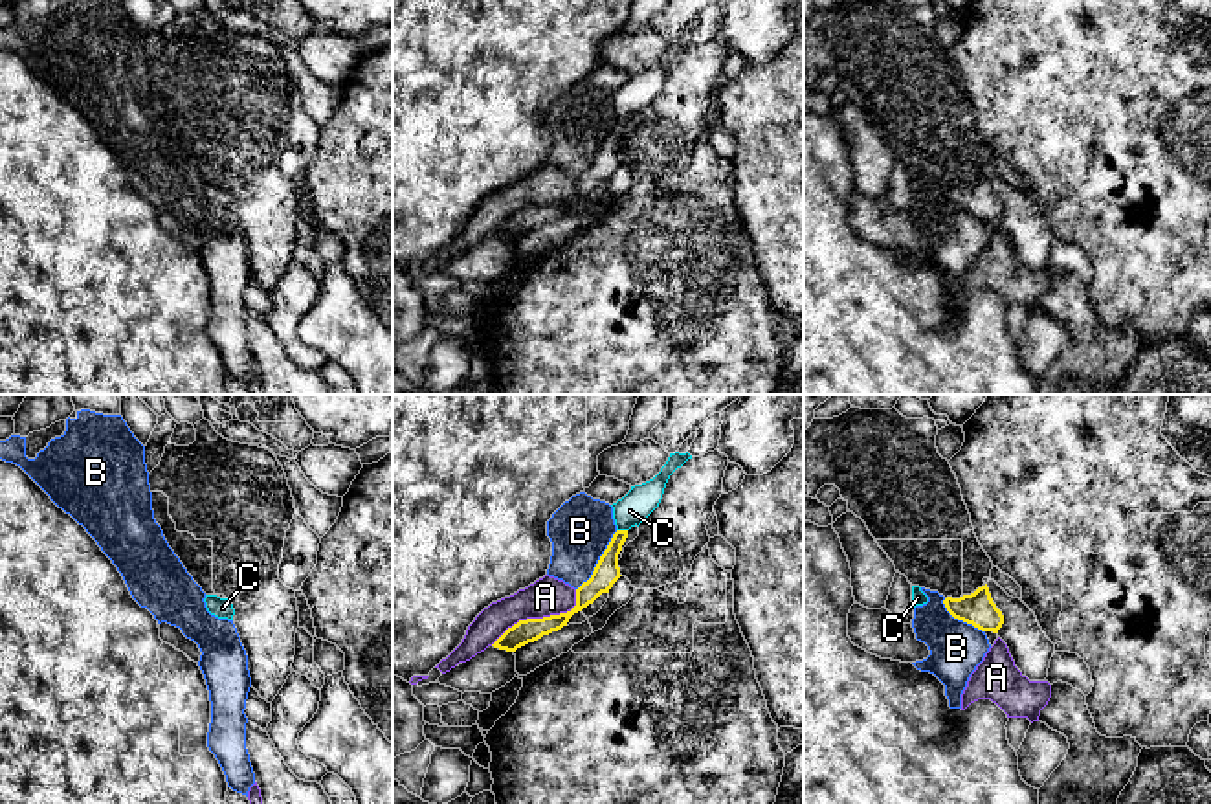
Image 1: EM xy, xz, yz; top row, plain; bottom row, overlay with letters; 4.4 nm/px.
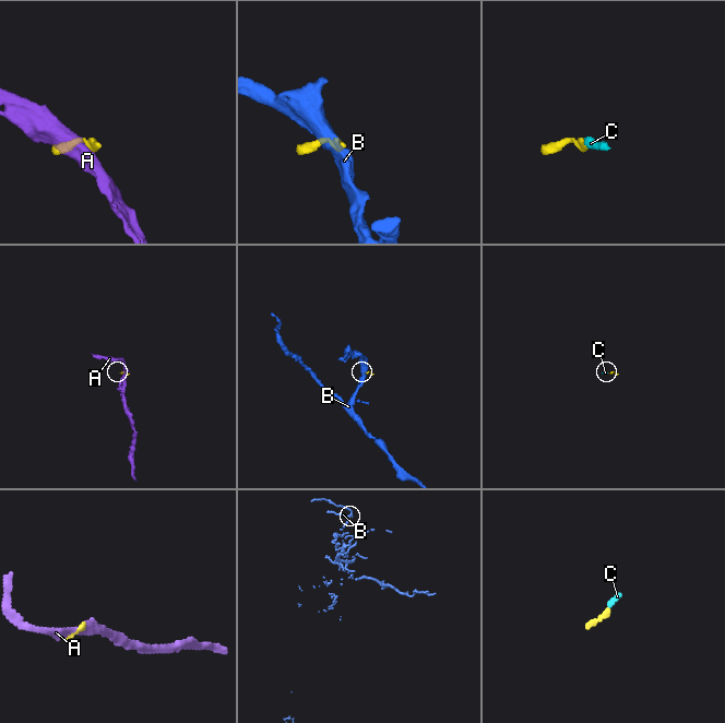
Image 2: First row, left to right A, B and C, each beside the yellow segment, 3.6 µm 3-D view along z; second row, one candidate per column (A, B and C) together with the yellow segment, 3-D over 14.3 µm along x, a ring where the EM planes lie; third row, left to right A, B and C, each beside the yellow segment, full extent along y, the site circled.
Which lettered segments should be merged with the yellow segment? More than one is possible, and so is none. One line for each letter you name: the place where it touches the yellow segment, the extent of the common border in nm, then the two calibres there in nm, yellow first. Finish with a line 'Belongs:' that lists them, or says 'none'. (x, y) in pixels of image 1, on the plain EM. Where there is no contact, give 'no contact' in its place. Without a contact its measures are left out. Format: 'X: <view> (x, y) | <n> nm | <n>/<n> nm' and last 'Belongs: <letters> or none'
C: xz (622, 120) | 50 nm | 110/140 nm
Belongs: C

